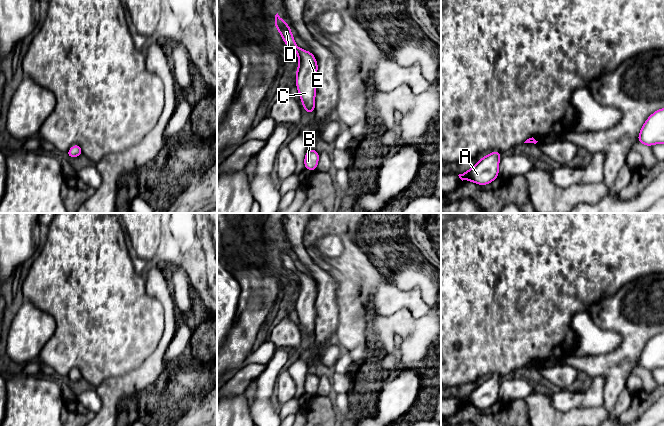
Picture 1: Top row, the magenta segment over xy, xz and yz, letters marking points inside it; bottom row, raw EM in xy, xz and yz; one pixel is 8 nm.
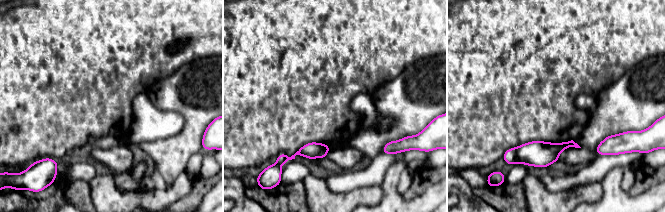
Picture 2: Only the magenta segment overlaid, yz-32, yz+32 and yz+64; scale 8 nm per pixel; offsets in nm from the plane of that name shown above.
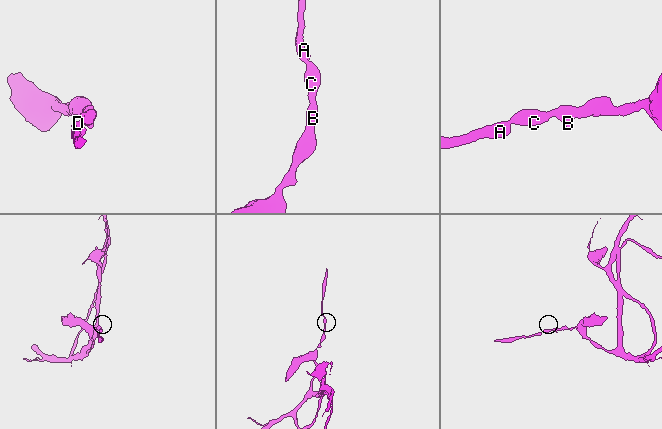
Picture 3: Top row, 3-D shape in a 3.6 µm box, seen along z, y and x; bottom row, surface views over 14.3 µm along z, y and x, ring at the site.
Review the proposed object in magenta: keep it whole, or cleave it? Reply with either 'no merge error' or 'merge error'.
no merge error

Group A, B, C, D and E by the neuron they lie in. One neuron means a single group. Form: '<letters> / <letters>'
A B C D E

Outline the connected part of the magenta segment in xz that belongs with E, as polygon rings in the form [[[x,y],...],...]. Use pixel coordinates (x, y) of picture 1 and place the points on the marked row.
[[[278,13],[275,15],[274,24],[287,48],[292,48],[297,53],[299,64],[296,70],[296,87],[304,110],[311,114],[315,111],[315,96],[317,91],[316,75],[318,64],[316,58],[313,53],[299,48],[295,44],[291,28]]]

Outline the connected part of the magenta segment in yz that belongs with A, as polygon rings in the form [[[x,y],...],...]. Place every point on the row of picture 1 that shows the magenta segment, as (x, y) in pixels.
[[[491,152],[483,158],[479,158],[477,164],[468,171],[459,174],[459,178],[472,181],[475,184],[485,186],[493,182],[499,176],[499,162],[502,153]]]

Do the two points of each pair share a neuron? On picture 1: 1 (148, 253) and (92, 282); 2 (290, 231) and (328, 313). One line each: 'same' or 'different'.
1: different
2: same

